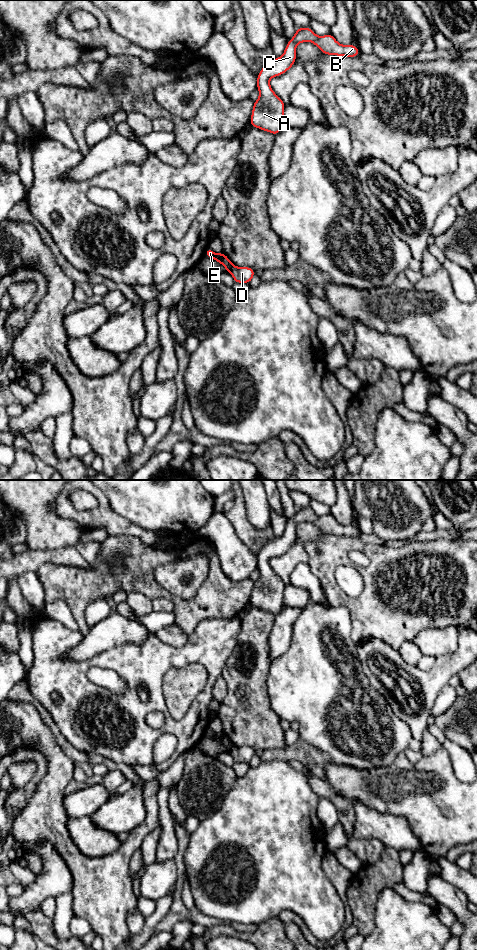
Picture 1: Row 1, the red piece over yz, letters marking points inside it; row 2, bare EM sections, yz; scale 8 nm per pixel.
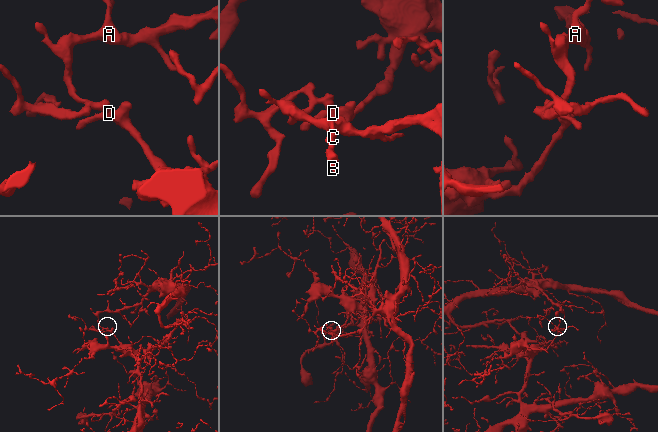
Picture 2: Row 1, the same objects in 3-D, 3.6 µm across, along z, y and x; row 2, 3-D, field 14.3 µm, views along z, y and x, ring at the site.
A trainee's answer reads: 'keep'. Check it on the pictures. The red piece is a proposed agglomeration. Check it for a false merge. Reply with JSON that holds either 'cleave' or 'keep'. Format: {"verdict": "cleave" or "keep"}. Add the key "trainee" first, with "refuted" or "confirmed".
{"trainee": "refuted", "verdict": "cleave"}

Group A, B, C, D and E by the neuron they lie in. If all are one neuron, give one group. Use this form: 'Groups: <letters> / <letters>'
Groups: A B C E / D

